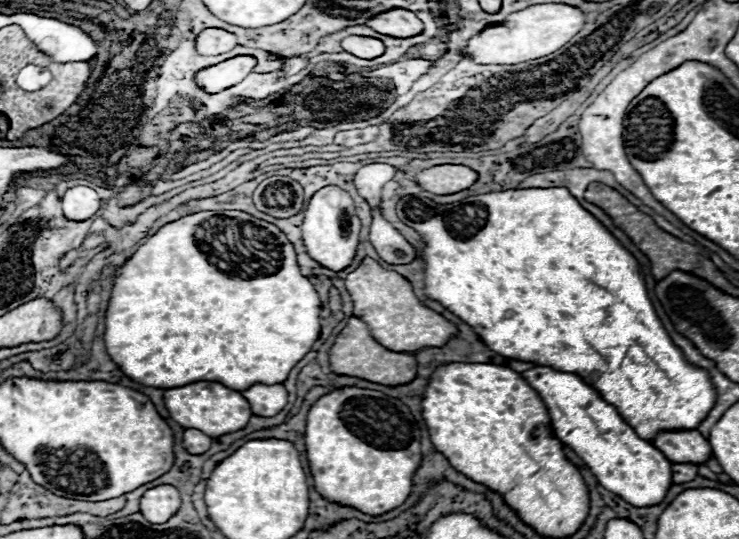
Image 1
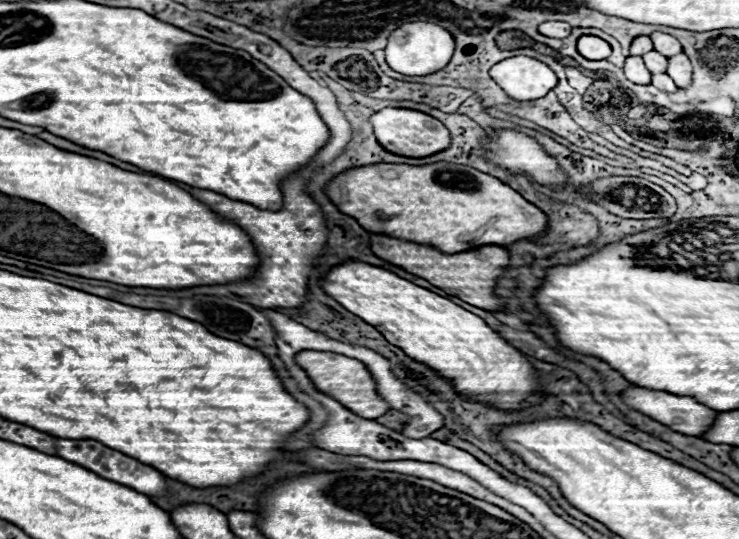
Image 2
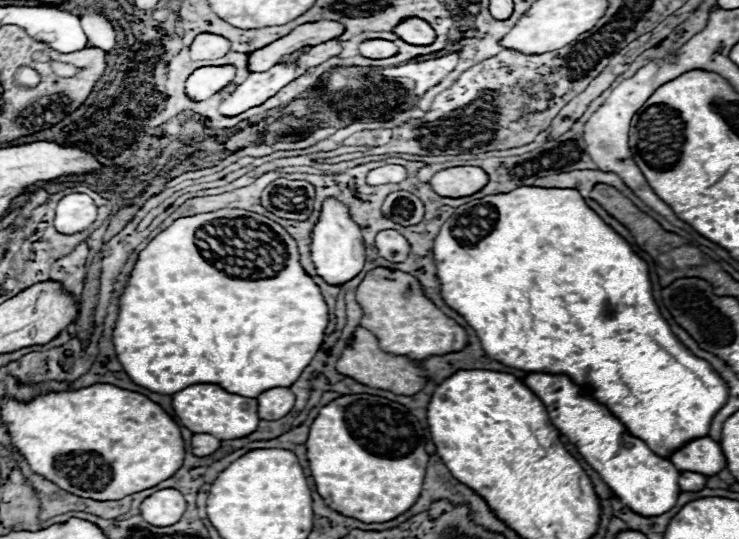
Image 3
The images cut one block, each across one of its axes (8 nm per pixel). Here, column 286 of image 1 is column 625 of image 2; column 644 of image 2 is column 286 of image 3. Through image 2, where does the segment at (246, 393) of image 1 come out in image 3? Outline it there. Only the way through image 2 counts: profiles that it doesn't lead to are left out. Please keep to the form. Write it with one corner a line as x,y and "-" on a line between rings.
272,388
258,396
258,414
262,420
280,420
284,418
292,406
296,396
290,388

